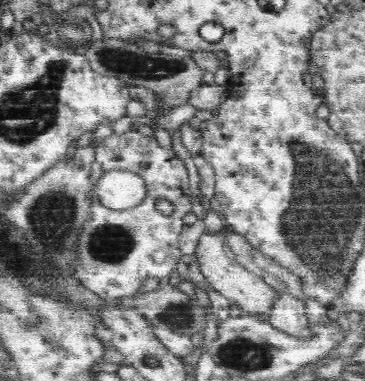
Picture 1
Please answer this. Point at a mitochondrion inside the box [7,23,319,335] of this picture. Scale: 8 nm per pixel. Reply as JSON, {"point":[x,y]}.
{"point":[51,217]}

